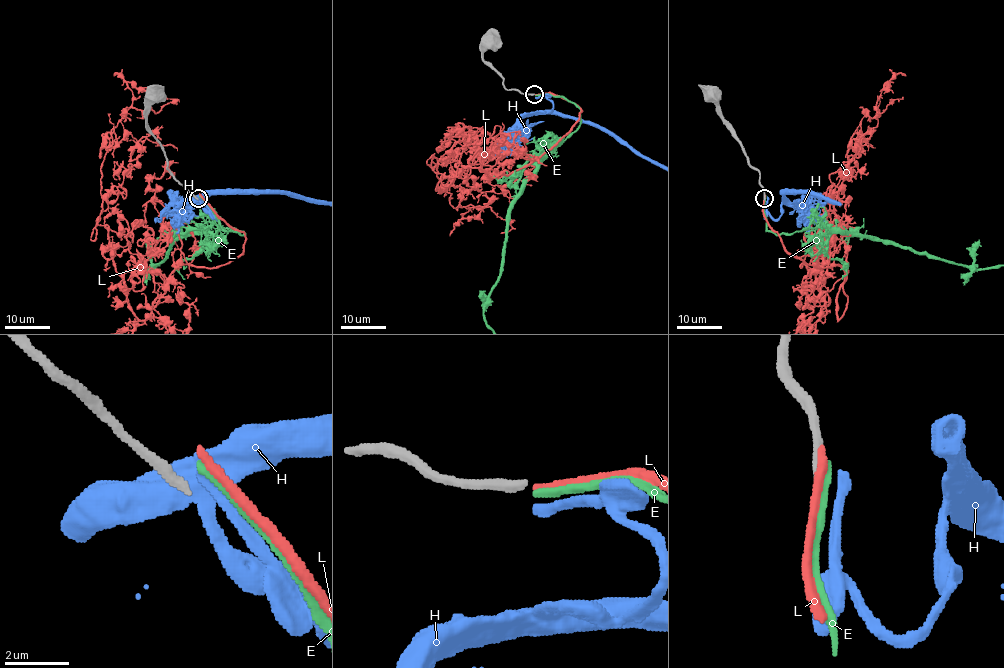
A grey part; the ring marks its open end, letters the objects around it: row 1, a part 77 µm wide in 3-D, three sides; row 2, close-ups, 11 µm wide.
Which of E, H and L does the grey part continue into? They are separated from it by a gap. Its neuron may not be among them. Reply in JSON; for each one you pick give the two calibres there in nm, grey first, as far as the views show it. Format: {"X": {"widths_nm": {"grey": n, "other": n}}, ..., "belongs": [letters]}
{"L": {"widths_nm": {"grey": 360, "other": 360}}, "belongs": ["L"]}

